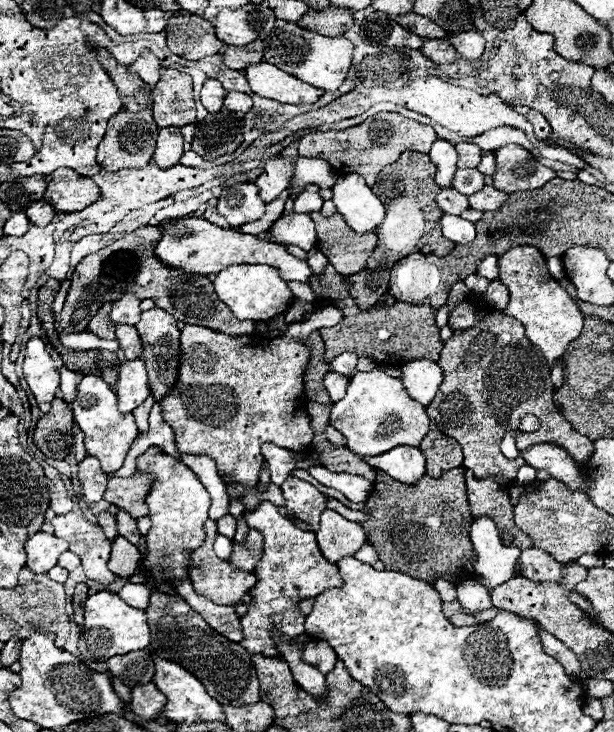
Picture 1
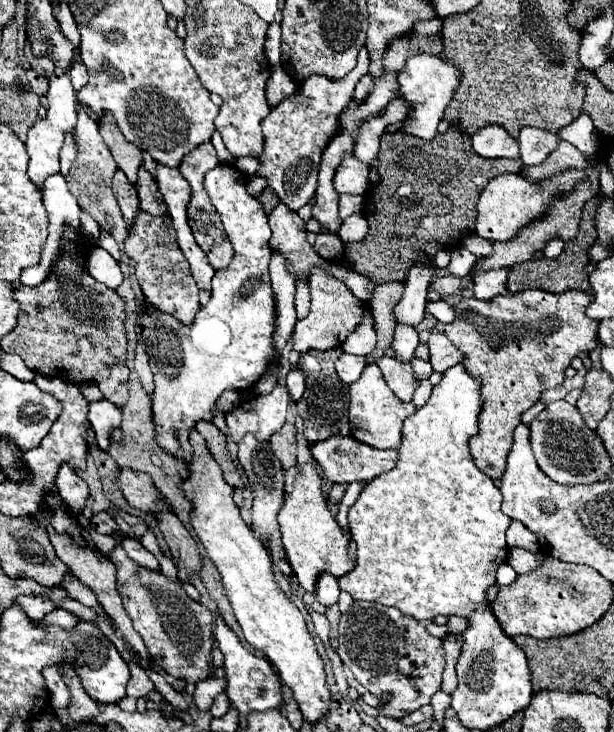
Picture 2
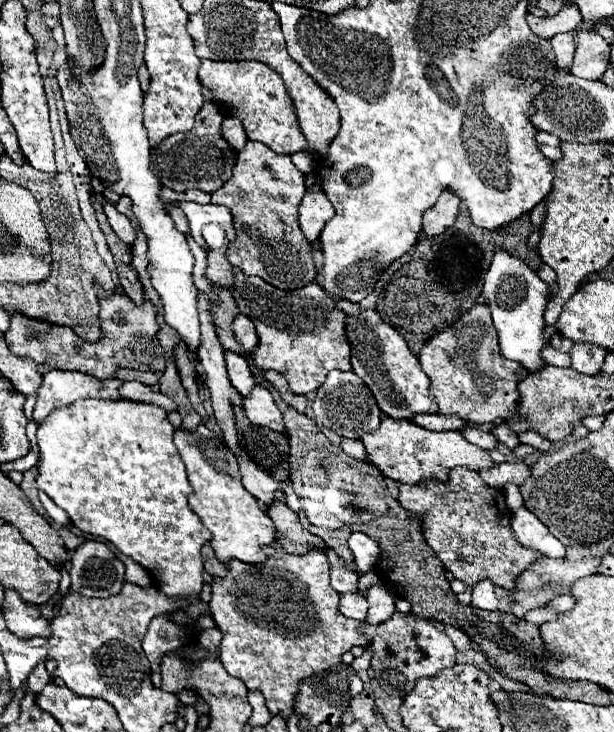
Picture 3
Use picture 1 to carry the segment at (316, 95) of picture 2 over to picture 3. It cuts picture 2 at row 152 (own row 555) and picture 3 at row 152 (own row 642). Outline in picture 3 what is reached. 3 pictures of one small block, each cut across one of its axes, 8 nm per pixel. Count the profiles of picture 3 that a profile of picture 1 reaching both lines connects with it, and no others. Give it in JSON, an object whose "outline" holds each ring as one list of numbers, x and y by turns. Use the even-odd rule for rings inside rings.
{"outline":[[248,142,240,154,232,178,212,194,212,204,222,204,230,210,236,228,236,242,228,244,226,258,232,266,240,268,246,276,264,278,264,282,280,290,302,288,316,278,316,266,312,258,312,248,298,224,298,206,306,194,304,174,292,164,288,154,276,154,262,142]]}

